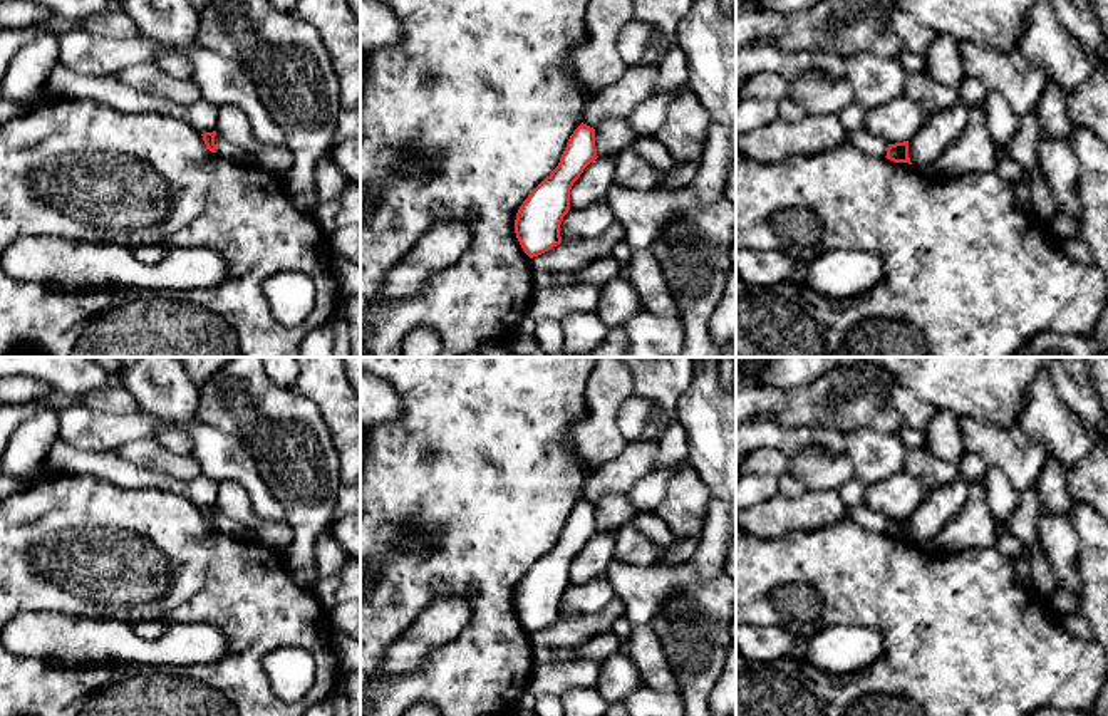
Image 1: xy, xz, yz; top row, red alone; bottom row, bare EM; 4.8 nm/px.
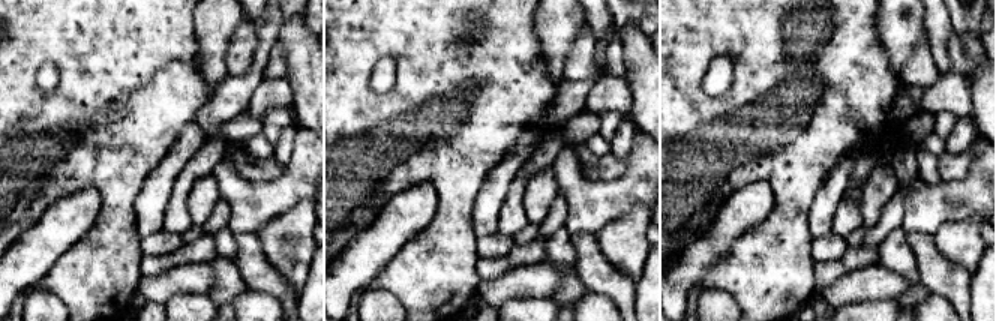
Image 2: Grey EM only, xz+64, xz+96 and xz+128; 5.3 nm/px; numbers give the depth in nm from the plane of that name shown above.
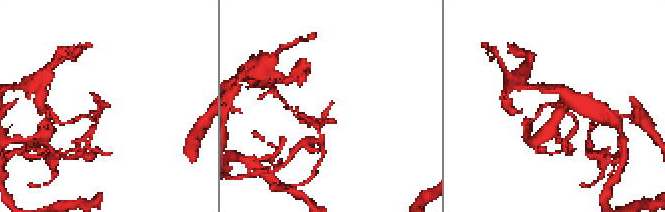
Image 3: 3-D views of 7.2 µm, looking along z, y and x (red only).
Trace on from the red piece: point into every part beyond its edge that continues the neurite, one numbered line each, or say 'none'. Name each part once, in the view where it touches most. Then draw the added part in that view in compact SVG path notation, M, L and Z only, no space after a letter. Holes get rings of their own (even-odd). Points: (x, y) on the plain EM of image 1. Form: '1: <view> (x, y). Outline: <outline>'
1: xy (223, 524). Outline: M218 510L215 511L215 520L216 520L216 530L220 530L223 533L228 533L228 535L241 538L241 540L256 540L256 535L251 528L220 513Z

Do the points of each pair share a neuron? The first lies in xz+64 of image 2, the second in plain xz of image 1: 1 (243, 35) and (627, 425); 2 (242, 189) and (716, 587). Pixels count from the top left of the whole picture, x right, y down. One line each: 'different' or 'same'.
1: same
2: different

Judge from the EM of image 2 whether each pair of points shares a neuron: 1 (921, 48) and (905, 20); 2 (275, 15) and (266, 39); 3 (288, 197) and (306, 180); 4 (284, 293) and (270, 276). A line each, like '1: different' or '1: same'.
1: different
2: same
3: same
4: same

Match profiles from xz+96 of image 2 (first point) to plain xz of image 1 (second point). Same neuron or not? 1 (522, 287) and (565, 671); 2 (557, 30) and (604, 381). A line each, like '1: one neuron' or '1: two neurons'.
1: one neuron
2: one neuron

